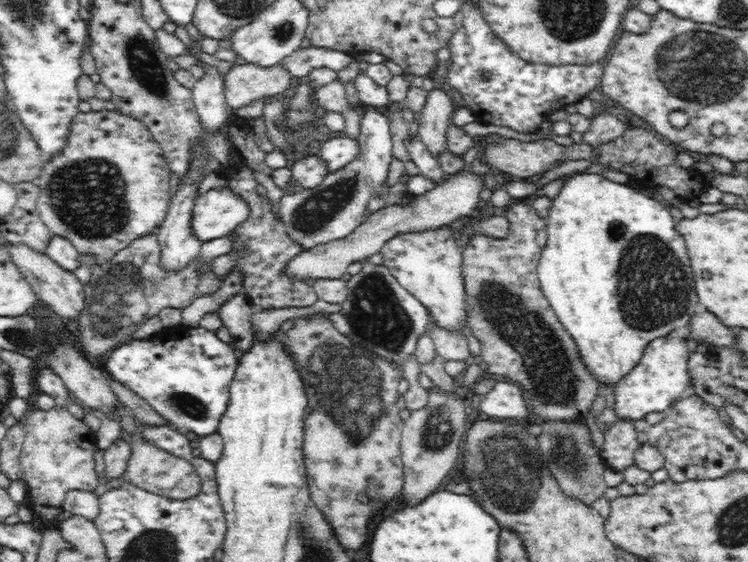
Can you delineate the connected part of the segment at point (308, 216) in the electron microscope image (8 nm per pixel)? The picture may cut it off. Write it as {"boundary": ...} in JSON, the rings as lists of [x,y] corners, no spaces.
{"boundary":[[[367,112],[360,120],[358,156],[340,170],[330,172],[321,184],[312,188],[298,189],[280,198],[281,222],[288,238],[304,251],[328,242],[346,238],[366,222],[371,215],[368,202],[380,198],[389,188],[388,175],[393,159],[388,118],[378,112]]]}

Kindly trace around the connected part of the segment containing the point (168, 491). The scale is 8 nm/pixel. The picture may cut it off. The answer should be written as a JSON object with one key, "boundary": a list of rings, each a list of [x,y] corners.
{"boundary":[[[136,432],[136,434],[129,436],[129,445],[131,453],[123,470],[123,482],[171,499],[189,499],[197,494],[201,487],[201,480],[190,461],[173,455],[171,452],[158,447],[156,443],[142,438],[142,432]]]}

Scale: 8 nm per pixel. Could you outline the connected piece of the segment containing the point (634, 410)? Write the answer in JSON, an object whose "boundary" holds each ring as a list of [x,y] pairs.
{"boundary":[[[674,329],[660,338],[651,340],[644,348],[640,364],[614,386],[614,410],[620,419],[636,421],[644,418],[648,412],[664,412],[673,402],[689,392],[689,349],[685,333],[686,330]]]}

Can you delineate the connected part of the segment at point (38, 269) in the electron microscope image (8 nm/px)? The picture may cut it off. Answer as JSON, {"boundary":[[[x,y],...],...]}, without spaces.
{"boundary":[[[8,243],[4,244],[4,246],[10,252],[11,259],[19,268],[19,271],[30,283],[37,298],[46,303],[56,315],[74,325],[86,306],[85,293],[87,290],[78,277],[74,273],[58,266],[47,255],[36,253],[33,249],[26,247],[26,244]]]}

